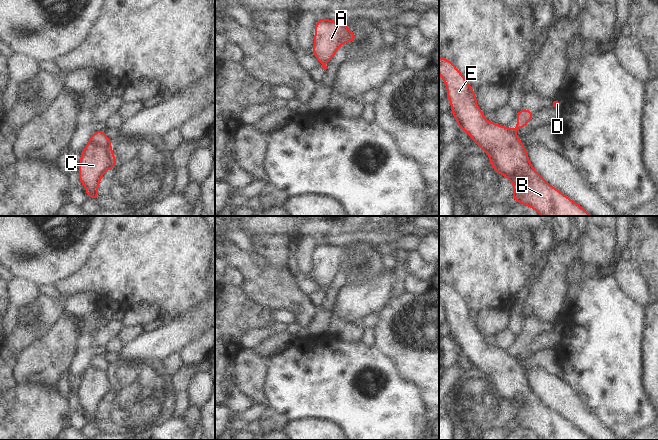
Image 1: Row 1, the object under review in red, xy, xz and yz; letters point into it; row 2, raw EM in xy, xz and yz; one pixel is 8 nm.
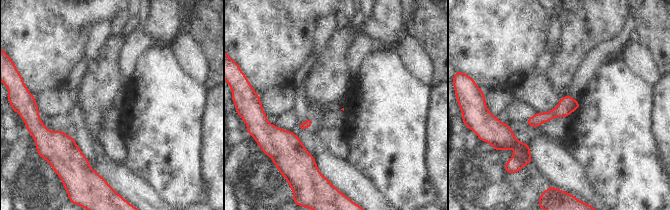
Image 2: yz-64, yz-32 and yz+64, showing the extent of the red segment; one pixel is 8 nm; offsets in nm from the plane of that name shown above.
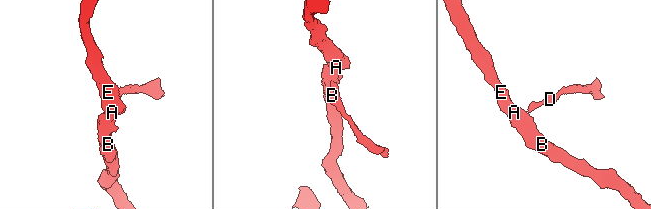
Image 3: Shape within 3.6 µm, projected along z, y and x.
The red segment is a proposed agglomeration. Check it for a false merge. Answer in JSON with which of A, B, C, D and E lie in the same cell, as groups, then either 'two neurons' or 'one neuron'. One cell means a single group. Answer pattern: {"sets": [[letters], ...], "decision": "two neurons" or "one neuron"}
{"sets": [["A", "B", "C", "E"], ["D"]], "decision": "two neurons"}

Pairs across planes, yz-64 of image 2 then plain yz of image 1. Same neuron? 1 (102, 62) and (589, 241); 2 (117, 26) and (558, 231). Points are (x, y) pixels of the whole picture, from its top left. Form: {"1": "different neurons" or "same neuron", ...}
{"1": "same neuron", "2": "same neuron"}

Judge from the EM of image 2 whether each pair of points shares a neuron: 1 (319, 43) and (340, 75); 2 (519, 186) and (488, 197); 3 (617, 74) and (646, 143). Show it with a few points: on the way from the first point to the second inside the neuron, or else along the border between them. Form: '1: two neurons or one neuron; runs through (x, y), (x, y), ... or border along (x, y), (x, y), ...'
1: two neurons; border along (336, 32), (319, 55)
2: one neuron; runs through (511, 187), (498, 187), (496, 189)
3: one neuron; runs through (617, 91), (617, 114), (629, 126)

